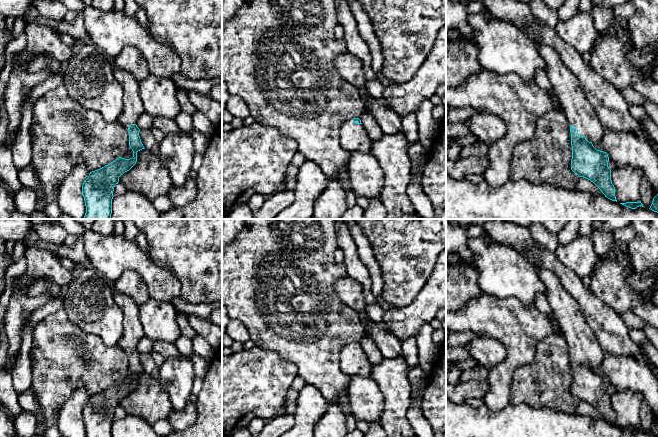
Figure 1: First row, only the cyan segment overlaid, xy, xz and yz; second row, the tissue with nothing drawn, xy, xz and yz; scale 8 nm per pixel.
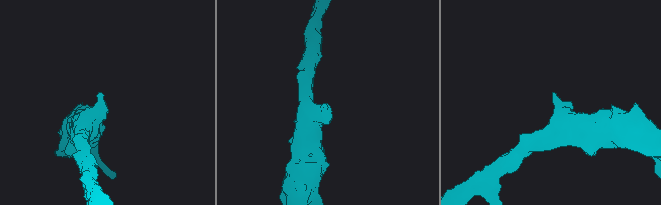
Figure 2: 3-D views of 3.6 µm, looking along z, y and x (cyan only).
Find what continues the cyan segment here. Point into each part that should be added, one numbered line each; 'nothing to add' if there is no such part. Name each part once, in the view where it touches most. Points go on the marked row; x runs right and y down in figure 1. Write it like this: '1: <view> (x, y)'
1: yz (579, 112)

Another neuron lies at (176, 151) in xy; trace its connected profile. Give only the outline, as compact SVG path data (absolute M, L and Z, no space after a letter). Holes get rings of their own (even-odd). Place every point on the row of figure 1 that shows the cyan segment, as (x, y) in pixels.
M179 130L165 136L159 143L158 157L169 171L172 185L184 185L192 170L195 152L190 132Z

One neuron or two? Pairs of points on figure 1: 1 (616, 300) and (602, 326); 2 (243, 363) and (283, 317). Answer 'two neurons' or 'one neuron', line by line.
1: two neurons
2: two neurons

